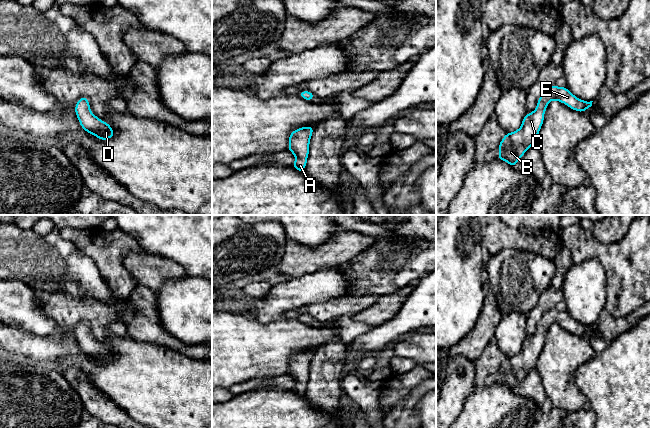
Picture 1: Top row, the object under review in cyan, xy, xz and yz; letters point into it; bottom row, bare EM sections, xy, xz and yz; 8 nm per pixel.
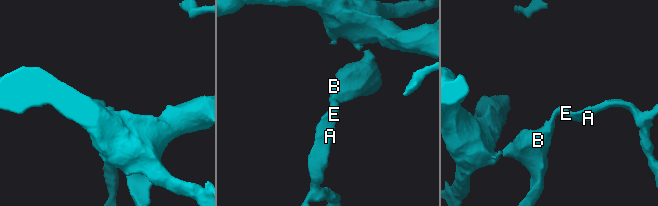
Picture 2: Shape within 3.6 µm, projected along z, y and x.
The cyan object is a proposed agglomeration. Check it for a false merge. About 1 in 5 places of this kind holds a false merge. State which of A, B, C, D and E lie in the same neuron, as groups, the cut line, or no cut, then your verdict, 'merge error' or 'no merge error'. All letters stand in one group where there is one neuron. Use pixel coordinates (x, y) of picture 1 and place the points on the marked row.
A B C D E | no cut | no merge error

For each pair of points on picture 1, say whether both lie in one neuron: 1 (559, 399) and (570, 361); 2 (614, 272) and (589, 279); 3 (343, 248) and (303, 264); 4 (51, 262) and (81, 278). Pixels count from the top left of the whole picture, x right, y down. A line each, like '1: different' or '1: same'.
1: same
2: different
3: same
4: same

